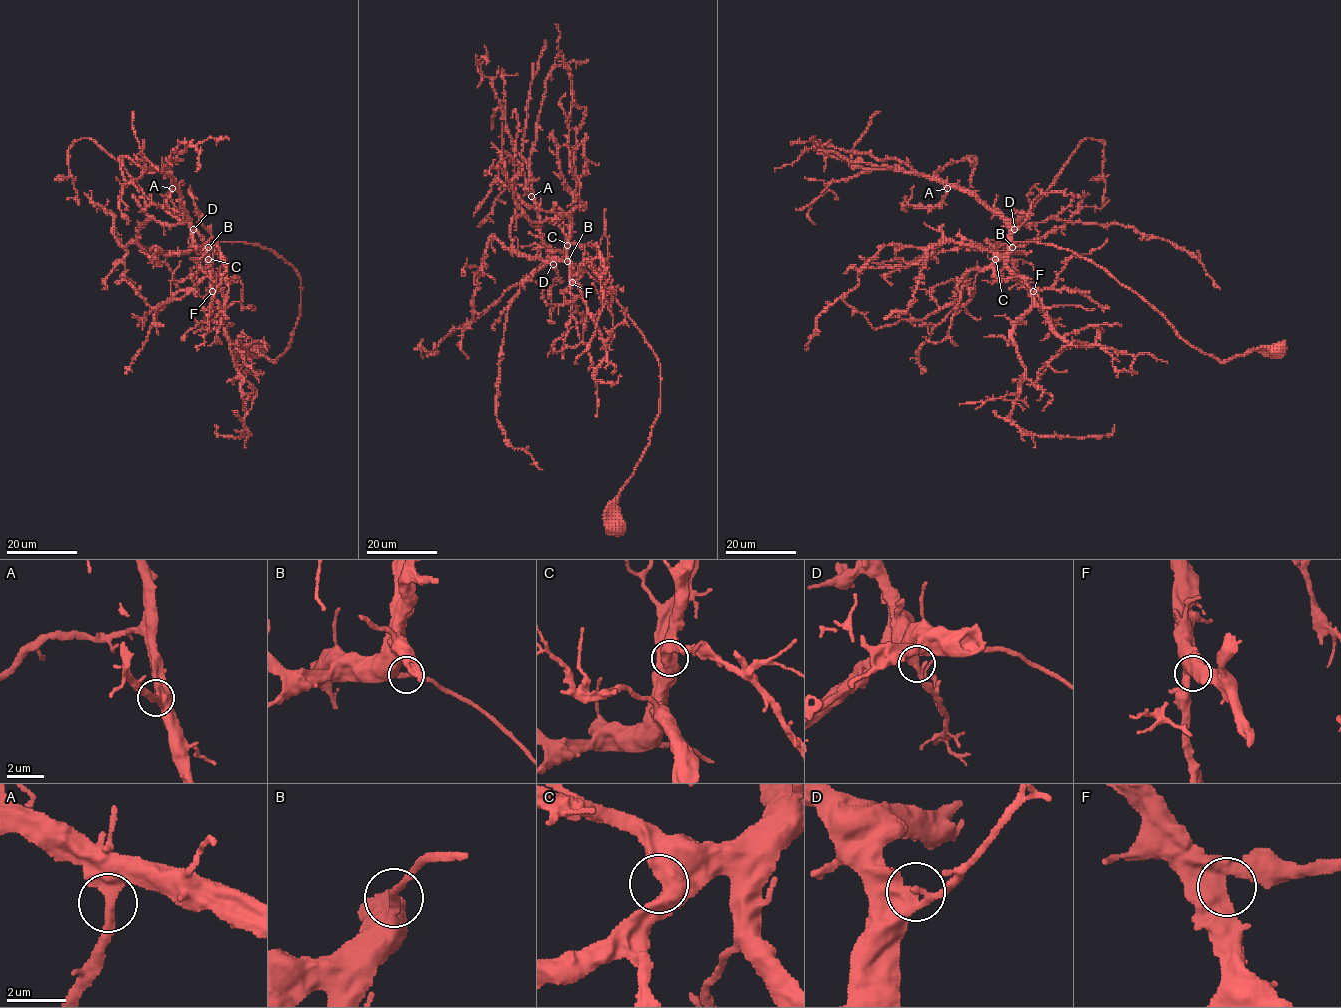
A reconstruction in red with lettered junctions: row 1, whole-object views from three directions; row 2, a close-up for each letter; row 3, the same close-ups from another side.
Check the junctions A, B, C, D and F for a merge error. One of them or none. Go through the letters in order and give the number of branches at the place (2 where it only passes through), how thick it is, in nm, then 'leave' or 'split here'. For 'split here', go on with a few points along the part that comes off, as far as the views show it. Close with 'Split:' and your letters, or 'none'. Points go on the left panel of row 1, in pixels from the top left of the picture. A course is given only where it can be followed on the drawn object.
A: branches 2; calibre 340 nm; leave
B: branches 2; calibre 240 nm; leave
C: branches 2; calibre 600 nm; leave
D: branches 2; calibre 500 nm; leave
F: branches 2; calibre 550 nm; leave
Split: none

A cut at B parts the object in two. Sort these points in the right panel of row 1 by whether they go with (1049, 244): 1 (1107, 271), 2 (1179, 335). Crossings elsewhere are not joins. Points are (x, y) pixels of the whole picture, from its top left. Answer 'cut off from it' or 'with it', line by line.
1: with it
2: with it

